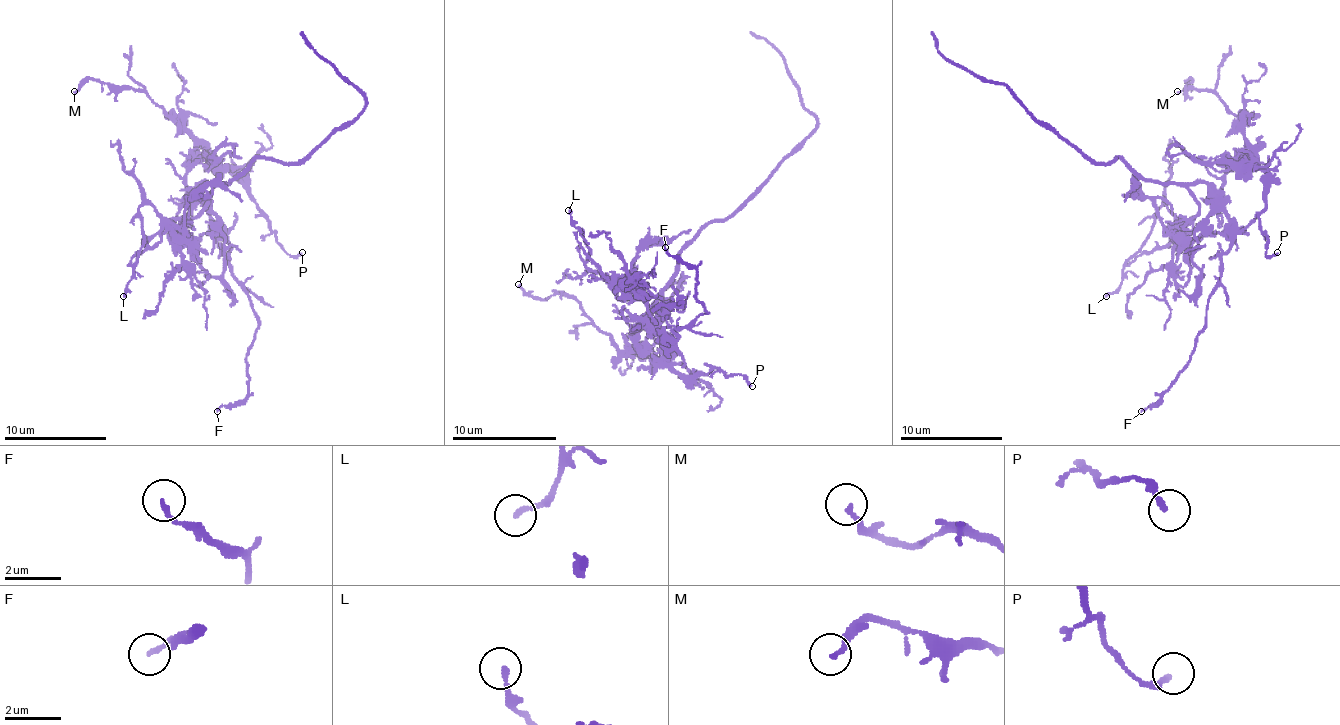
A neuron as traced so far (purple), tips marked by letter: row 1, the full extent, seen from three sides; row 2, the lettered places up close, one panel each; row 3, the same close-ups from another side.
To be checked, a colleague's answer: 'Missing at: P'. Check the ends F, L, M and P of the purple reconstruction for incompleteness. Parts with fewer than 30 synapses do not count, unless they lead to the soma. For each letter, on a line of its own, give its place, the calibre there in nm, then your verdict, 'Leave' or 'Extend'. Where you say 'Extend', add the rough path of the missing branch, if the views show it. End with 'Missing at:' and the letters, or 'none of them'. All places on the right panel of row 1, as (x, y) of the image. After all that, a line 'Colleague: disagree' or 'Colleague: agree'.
F: Place: (1141, 411). Thickness 140 nm. Leave
L: Place: (1106, 296). Thickness 180 nm. Leave
M: Place: (1177, 91). Thickness 160 nm. Leave
P: Place: (1277, 252). Thickness 180 nm. Leave
Missing at: none of them
Colleague: disagree

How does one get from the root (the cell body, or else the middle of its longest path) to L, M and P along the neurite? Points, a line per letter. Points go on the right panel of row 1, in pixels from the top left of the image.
L: (1159, 181), (1180, 183), (1195, 201), (1198, 211), (1167, 245), (1136, 252), (1124, 268), (1124, 280), (1106, 296)
M: (1159, 181), (1205, 183), (1216, 193), (1244, 147), (1244, 122), (1211, 91), (1190, 88), (1190, 78), (1177, 91)
P: (1159, 181), (1205, 183), (1216, 193), (1241, 160), (1252, 160), (1267, 178), (1259, 229), (1267, 255), (1277, 252)

